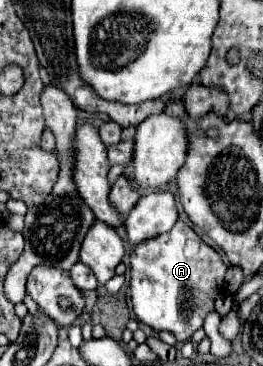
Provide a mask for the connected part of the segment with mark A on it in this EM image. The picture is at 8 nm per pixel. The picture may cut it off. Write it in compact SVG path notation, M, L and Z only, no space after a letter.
M179 220L169 232L135 246L129 282L133 310L153 330L167 330L177 342L187 342L195 330L203 328L205 316L215 310L215 300L225 288L225 270L221 256Z

